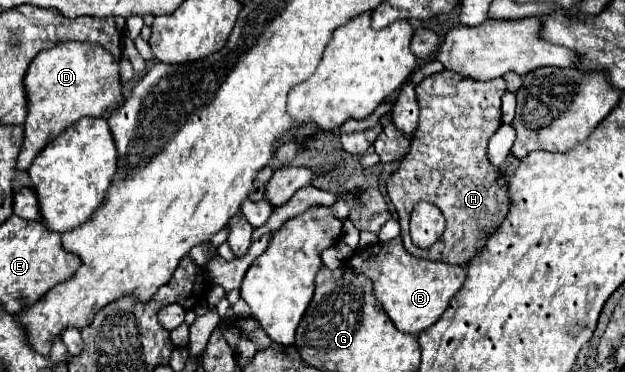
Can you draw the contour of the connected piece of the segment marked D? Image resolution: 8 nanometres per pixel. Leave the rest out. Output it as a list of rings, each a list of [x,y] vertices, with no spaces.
[[[63,41],[37,53],[25,75],[29,115],[23,123],[25,141],[17,157],[17,167],[27,171],[43,147],[53,141],[67,125],[89,115],[103,117],[109,109],[119,109],[125,101],[121,81],[121,59],[91,41]]]

